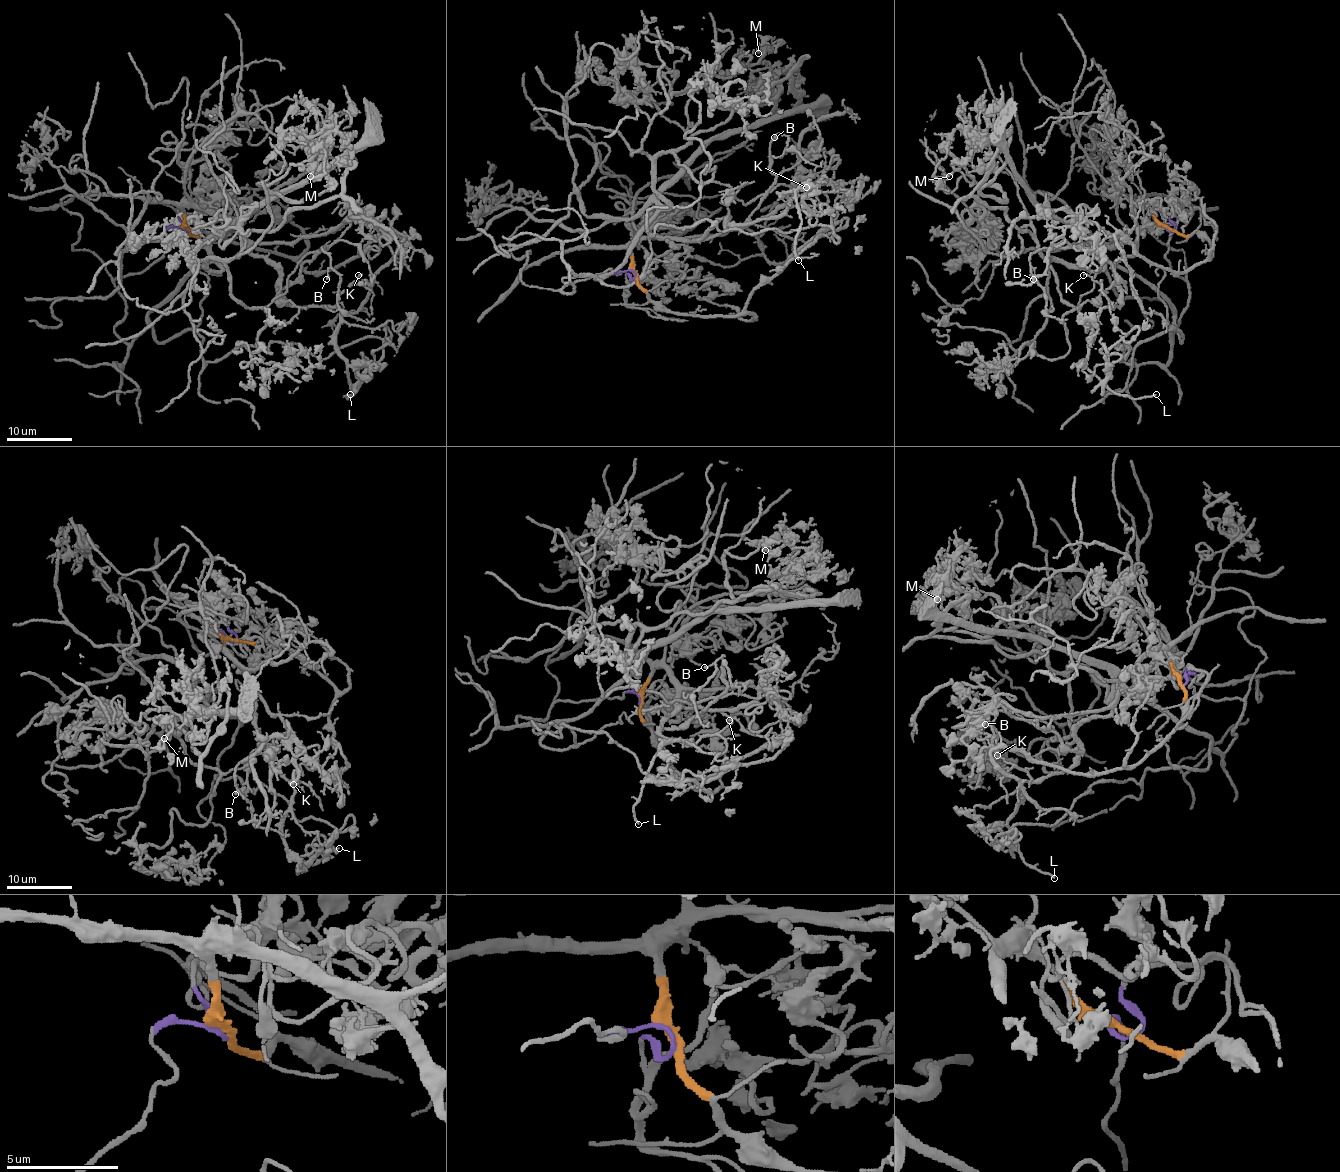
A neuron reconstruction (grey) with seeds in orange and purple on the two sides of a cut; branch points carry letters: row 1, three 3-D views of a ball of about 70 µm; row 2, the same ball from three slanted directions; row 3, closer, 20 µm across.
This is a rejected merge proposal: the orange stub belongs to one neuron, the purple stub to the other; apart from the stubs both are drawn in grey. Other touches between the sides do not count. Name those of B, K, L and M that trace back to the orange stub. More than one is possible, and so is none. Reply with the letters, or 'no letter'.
B, K, L

